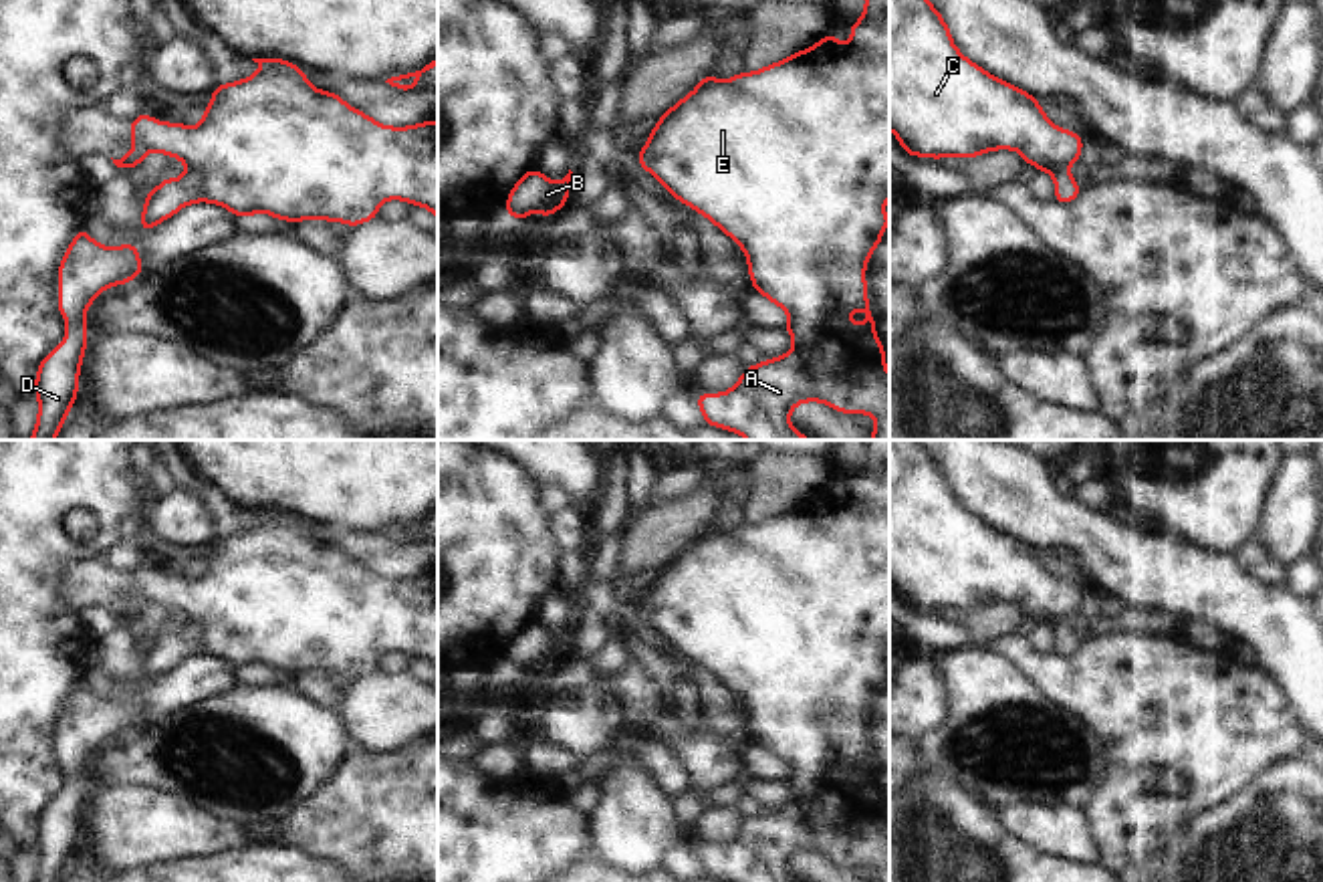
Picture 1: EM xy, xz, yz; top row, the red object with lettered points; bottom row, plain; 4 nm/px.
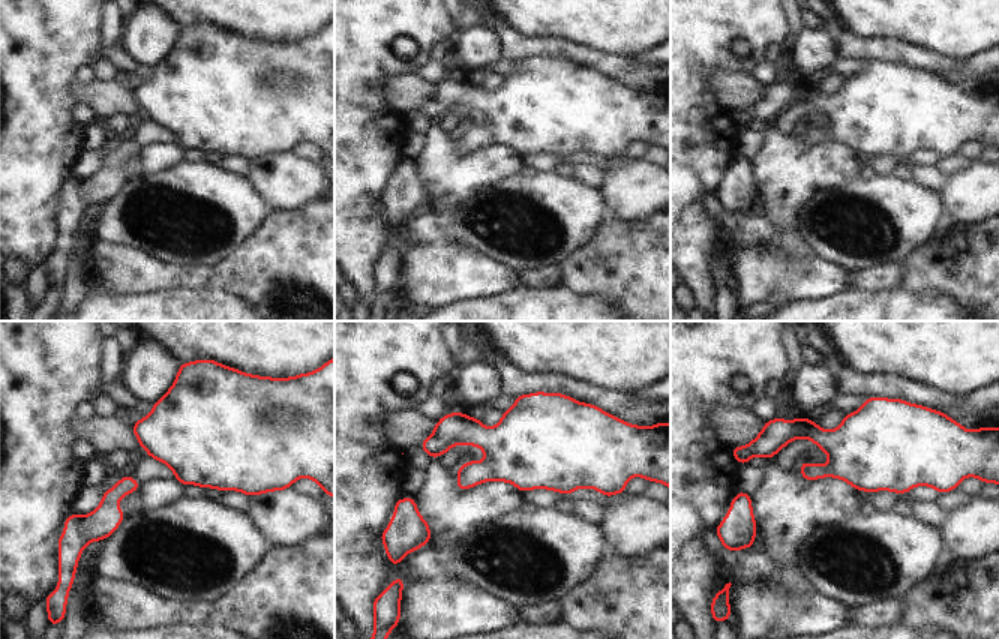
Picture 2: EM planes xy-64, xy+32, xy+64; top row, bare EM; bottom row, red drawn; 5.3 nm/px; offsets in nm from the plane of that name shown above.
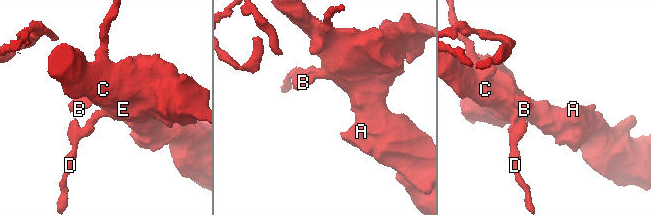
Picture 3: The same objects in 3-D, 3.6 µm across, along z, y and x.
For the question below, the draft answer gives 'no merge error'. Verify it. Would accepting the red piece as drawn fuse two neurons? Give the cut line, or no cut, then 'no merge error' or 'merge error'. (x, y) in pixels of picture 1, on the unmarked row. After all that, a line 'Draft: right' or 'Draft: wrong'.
cut none; no merge error
Draft: right

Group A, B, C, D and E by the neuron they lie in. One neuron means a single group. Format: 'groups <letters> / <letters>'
groups A B C D E

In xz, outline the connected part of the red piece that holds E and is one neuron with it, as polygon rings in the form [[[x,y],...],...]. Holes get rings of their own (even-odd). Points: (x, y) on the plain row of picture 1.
[[[863,440],[863,446],[865,464],[849,478],[851,497],[841,497],[829,484],[815,499],[756,525],[742,523],[728,533],[706,527],[688,549],[659,567],[637,608],[637,618],[676,652],[698,662],[740,696],[754,743],[789,765],[785,783],[795,791],[789,805],[746,817],[726,846],[696,846],[708,878],[795,882],[787,874],[793,860],[823,854],[847,868],[873,866],[875,882],[889,882],[887,809],[873,781],[877,767],[867,755],[865,737],[865,716],[889,676],[883,666],[883,654],[889,650],[889,440]],[[849,761],[865,763],[869,773],[853,777]]]

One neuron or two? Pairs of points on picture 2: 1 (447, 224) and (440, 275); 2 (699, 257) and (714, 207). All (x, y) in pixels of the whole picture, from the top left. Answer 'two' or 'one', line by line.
1: two
2: two

